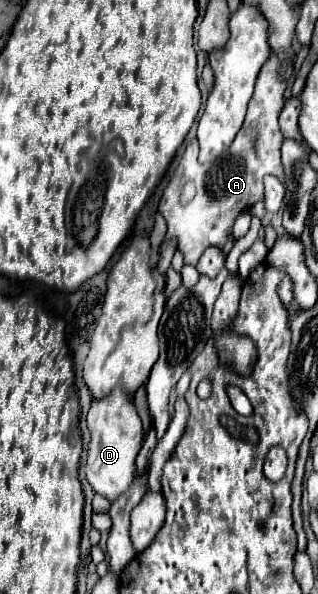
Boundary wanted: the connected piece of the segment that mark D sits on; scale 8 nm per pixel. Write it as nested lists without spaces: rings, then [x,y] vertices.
[[[113,389],[103,399],[95,399],[93,407],[89,411],[93,419],[89,431],[91,431],[91,443],[89,443],[89,455],[87,455],[87,481],[95,489],[95,493],[103,495],[113,503],[119,495],[123,495],[133,479],[135,479],[135,457],[143,445],[143,423],[137,415],[137,409],[129,395],[123,389]]]

